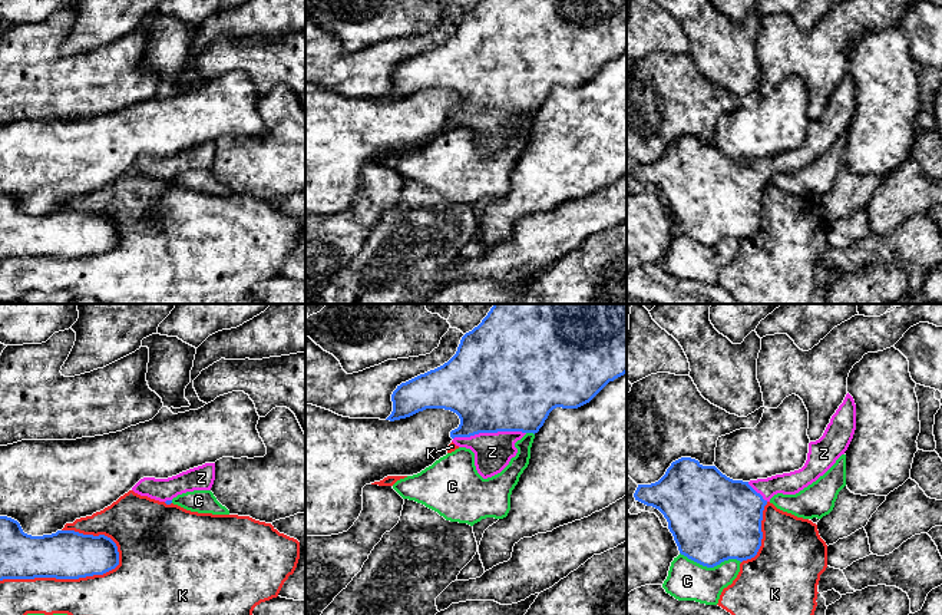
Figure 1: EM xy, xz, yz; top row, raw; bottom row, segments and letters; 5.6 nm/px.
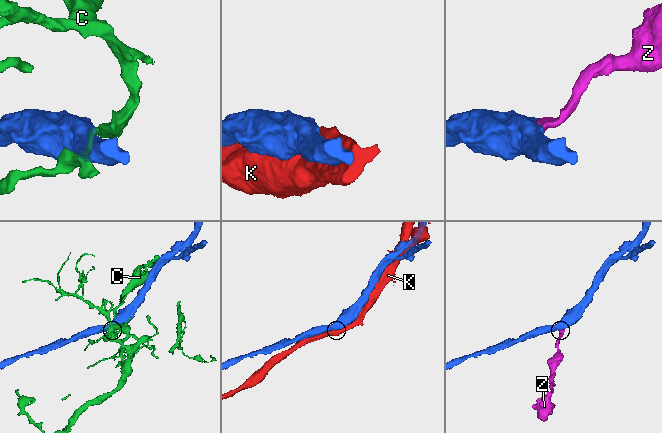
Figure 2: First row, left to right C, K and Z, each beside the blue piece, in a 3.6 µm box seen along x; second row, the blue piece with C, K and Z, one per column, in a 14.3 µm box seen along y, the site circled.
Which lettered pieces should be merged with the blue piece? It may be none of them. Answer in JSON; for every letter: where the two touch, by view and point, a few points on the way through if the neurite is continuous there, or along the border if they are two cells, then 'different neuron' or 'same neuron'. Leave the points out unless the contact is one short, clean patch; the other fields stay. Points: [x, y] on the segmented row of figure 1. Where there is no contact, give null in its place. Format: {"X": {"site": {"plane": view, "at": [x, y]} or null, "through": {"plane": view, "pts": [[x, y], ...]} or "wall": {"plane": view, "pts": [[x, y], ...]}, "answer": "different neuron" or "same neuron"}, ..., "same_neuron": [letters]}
{"C": {"site": {"plane": "yz", "at": [710, 566]}, "answer": "different neuron"}, "K": {"site": {"plane": "xy", "at": [68, 578]}, "answer": "different neuron"}, "Z": {"site": {"plane": "xz", "at": [489, 432]}, "through": {"plane": "xz", "pts": [[492, 387], [489, 432], [492, 452]]}, "answer": "same neuron"}, "same_neuron": ["Z"]}

